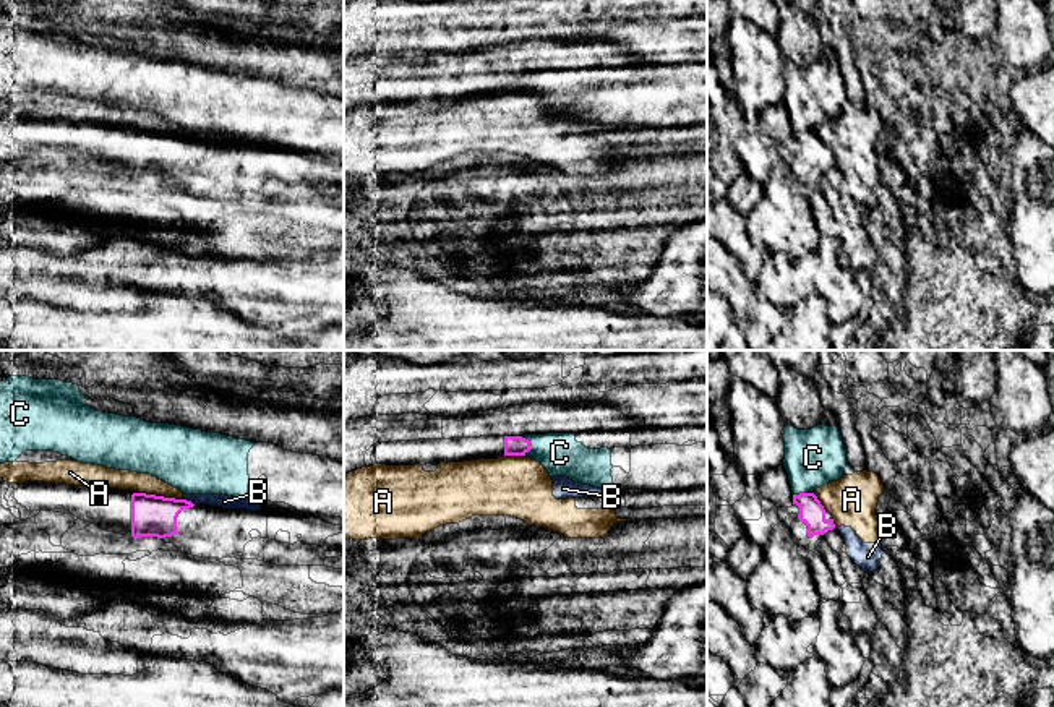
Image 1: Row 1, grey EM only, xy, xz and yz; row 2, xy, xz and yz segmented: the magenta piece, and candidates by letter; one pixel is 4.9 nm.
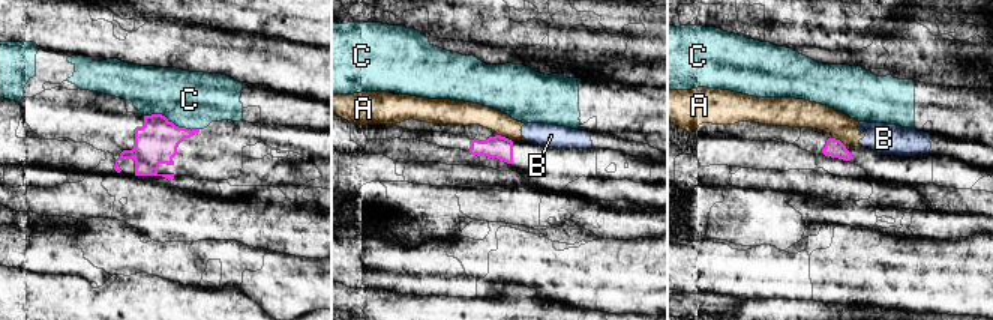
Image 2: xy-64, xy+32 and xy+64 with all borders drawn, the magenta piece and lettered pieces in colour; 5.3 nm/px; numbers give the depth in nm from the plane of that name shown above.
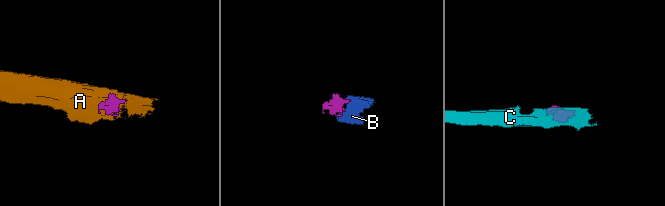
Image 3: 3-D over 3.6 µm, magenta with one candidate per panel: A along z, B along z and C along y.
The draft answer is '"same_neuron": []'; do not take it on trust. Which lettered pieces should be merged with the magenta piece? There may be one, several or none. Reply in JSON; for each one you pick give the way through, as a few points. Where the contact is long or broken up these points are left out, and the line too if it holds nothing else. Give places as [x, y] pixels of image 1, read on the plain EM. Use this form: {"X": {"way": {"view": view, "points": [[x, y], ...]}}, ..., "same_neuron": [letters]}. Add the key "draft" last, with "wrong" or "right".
{"same_neuron": [], "draft": "right"}

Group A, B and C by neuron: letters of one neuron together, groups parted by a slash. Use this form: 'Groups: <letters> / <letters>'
Groups: A B / C

